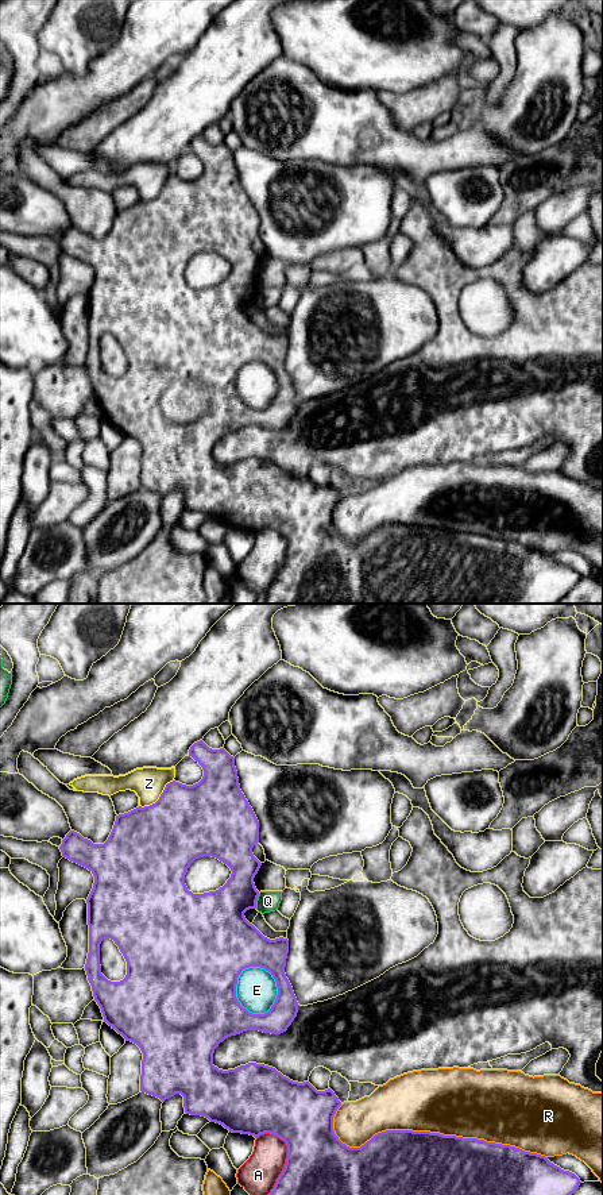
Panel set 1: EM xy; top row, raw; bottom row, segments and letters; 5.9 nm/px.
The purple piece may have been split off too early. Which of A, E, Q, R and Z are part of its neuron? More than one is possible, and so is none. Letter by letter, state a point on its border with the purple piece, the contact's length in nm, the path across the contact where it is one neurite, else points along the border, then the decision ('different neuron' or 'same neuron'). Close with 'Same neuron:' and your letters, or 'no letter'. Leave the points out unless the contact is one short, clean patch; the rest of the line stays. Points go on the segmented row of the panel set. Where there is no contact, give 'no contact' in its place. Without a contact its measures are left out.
A: xy (286, 1159) | 380 nm | different neuron
E: xy (277, 985) | 300 nm | different neuron
Q: xy (255, 901) | 100 nm | different neuron
R: xy (432, 1133) | 1300 nm | different neuron
Z: xy (159, 798) | 260 nm | different neuron
Same neuron: no letter

